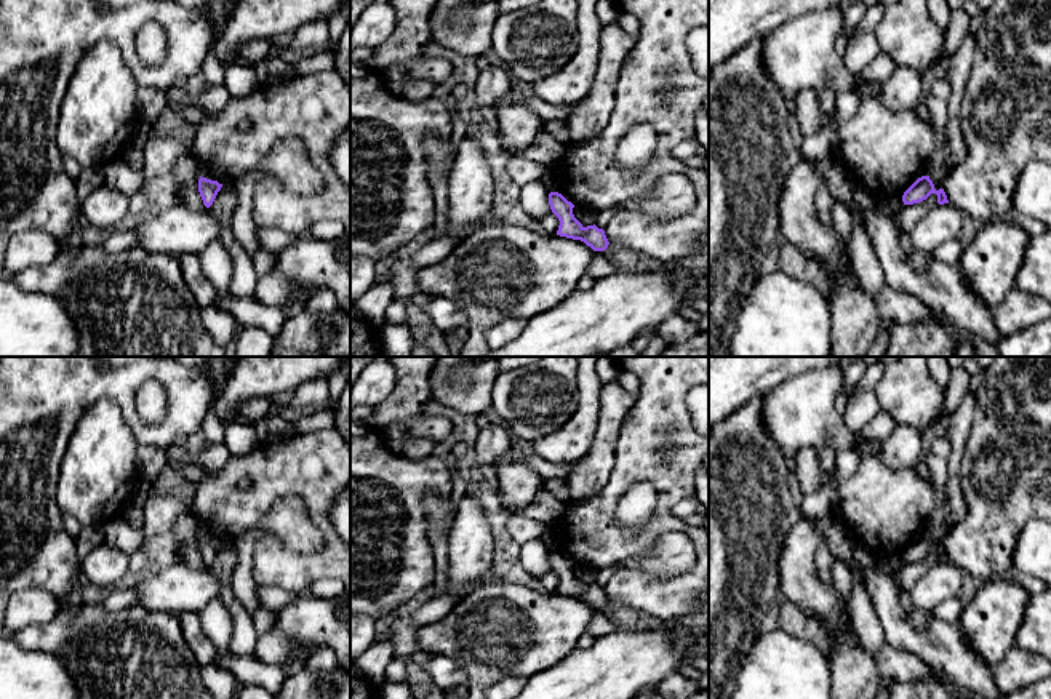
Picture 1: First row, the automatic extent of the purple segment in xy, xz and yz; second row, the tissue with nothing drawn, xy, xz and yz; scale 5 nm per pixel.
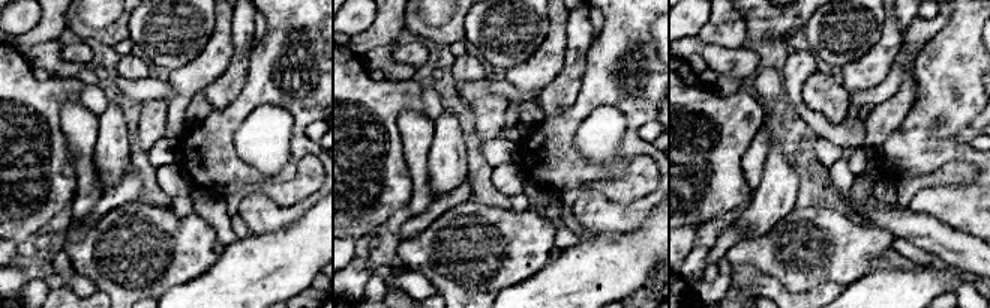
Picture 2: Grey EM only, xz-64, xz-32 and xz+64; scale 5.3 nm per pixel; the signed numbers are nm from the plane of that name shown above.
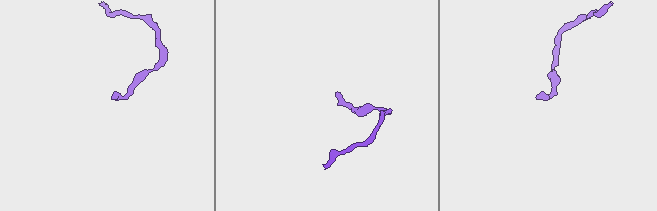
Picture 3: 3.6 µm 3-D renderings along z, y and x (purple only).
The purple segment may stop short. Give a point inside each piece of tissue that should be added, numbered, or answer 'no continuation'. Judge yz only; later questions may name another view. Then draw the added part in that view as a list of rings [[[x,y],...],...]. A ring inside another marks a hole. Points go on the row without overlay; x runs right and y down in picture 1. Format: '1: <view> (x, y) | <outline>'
no continuation

